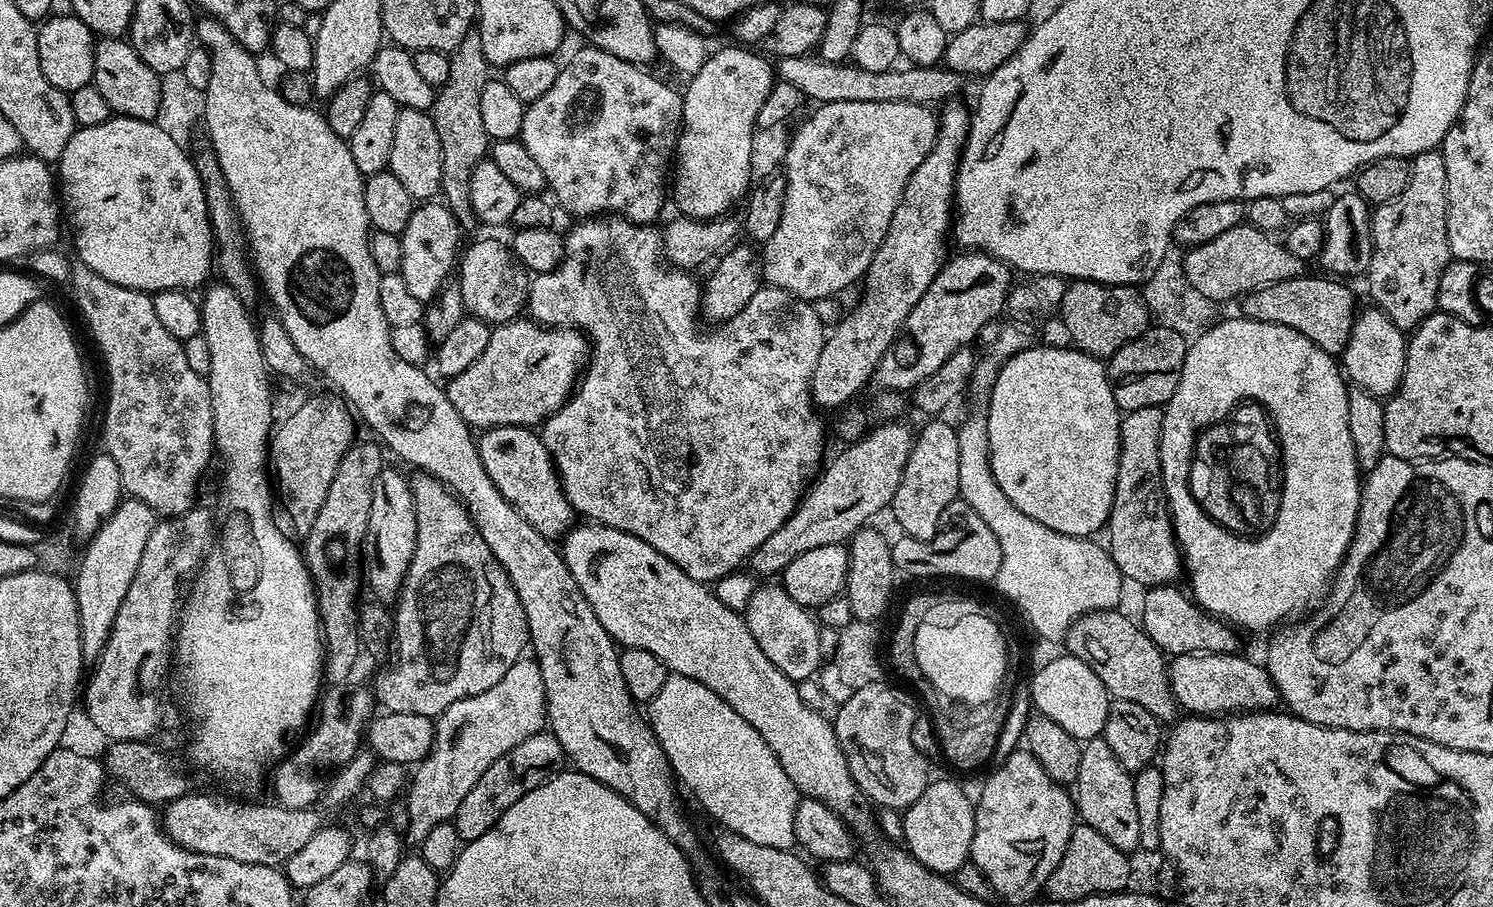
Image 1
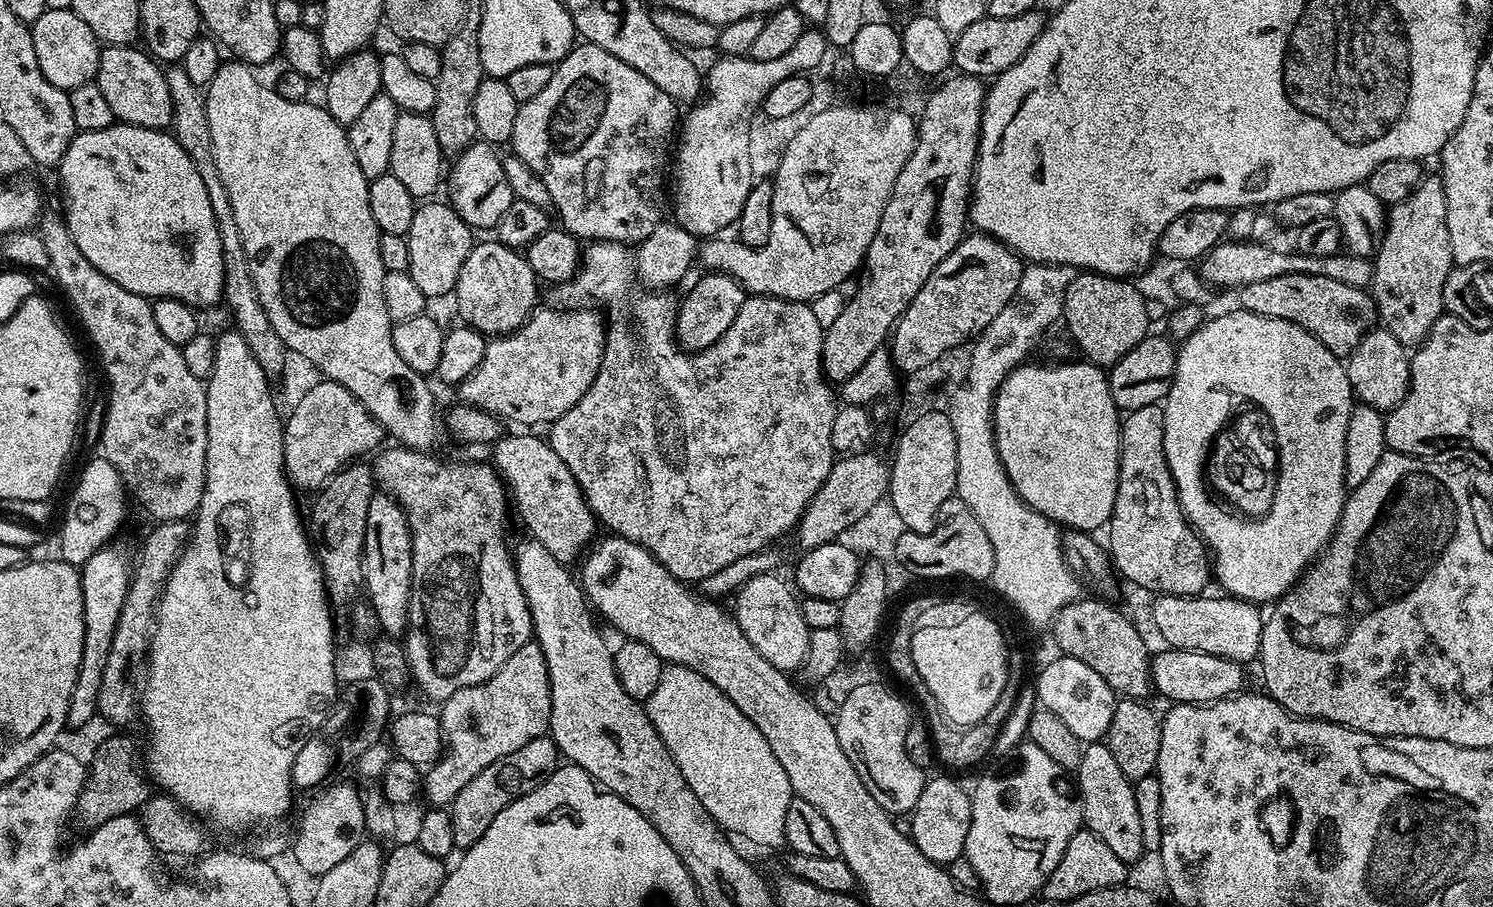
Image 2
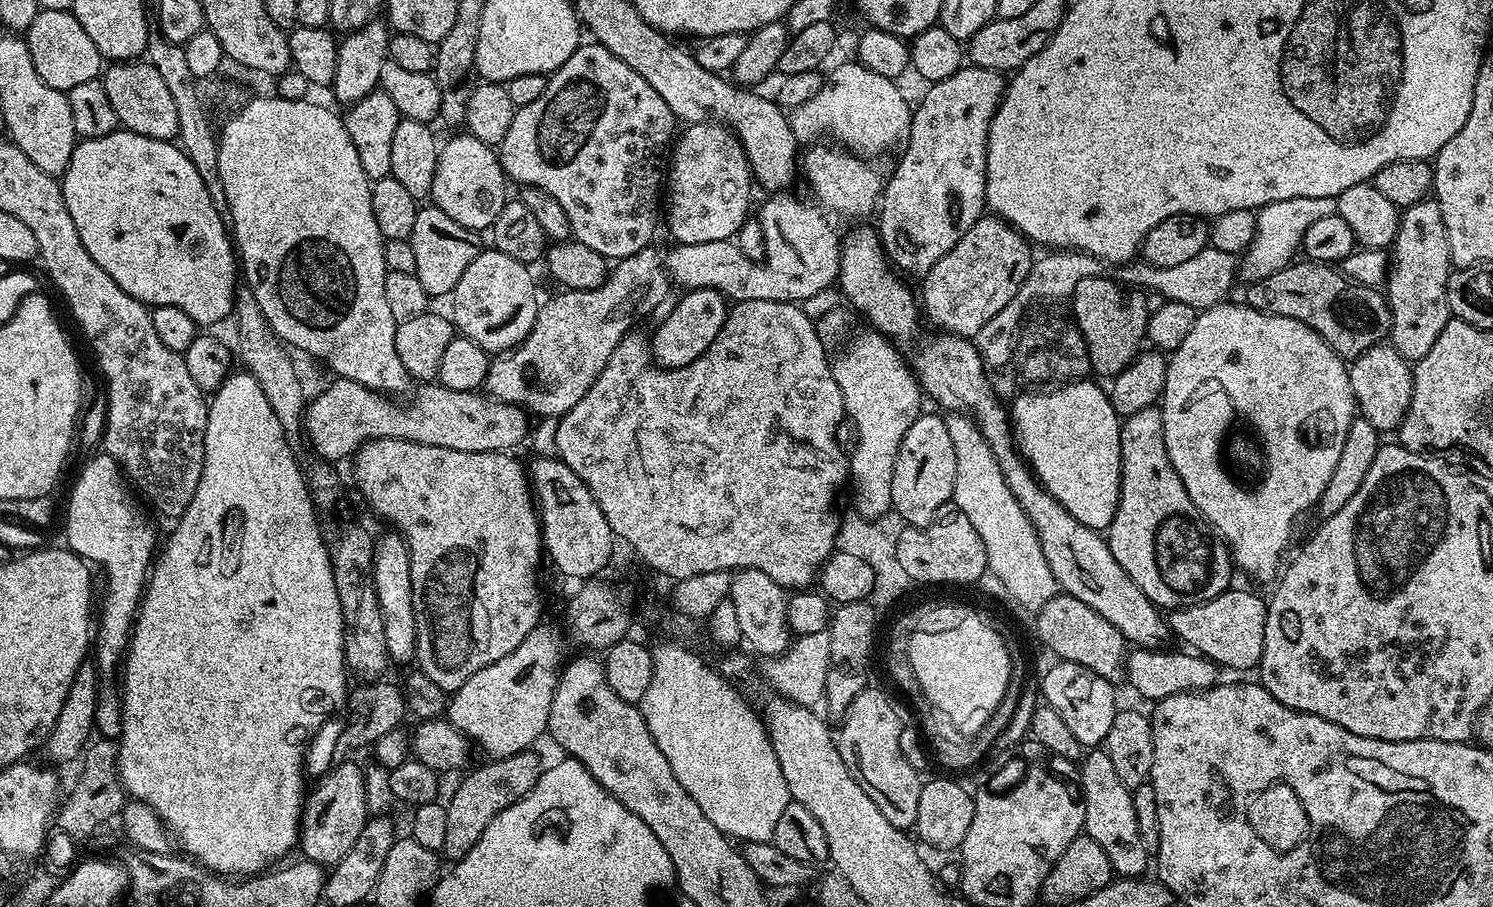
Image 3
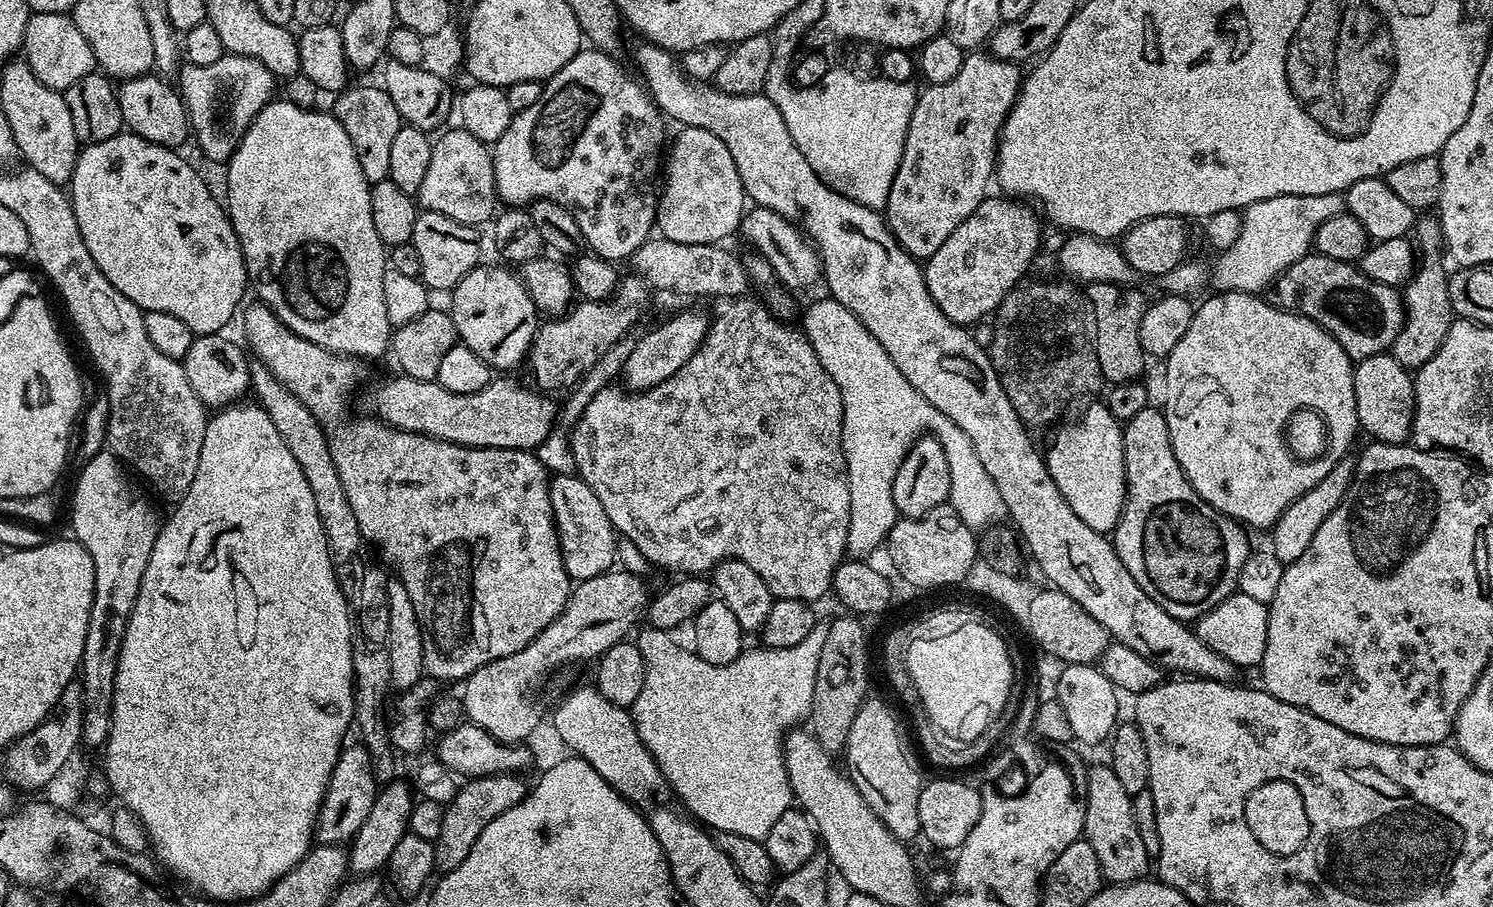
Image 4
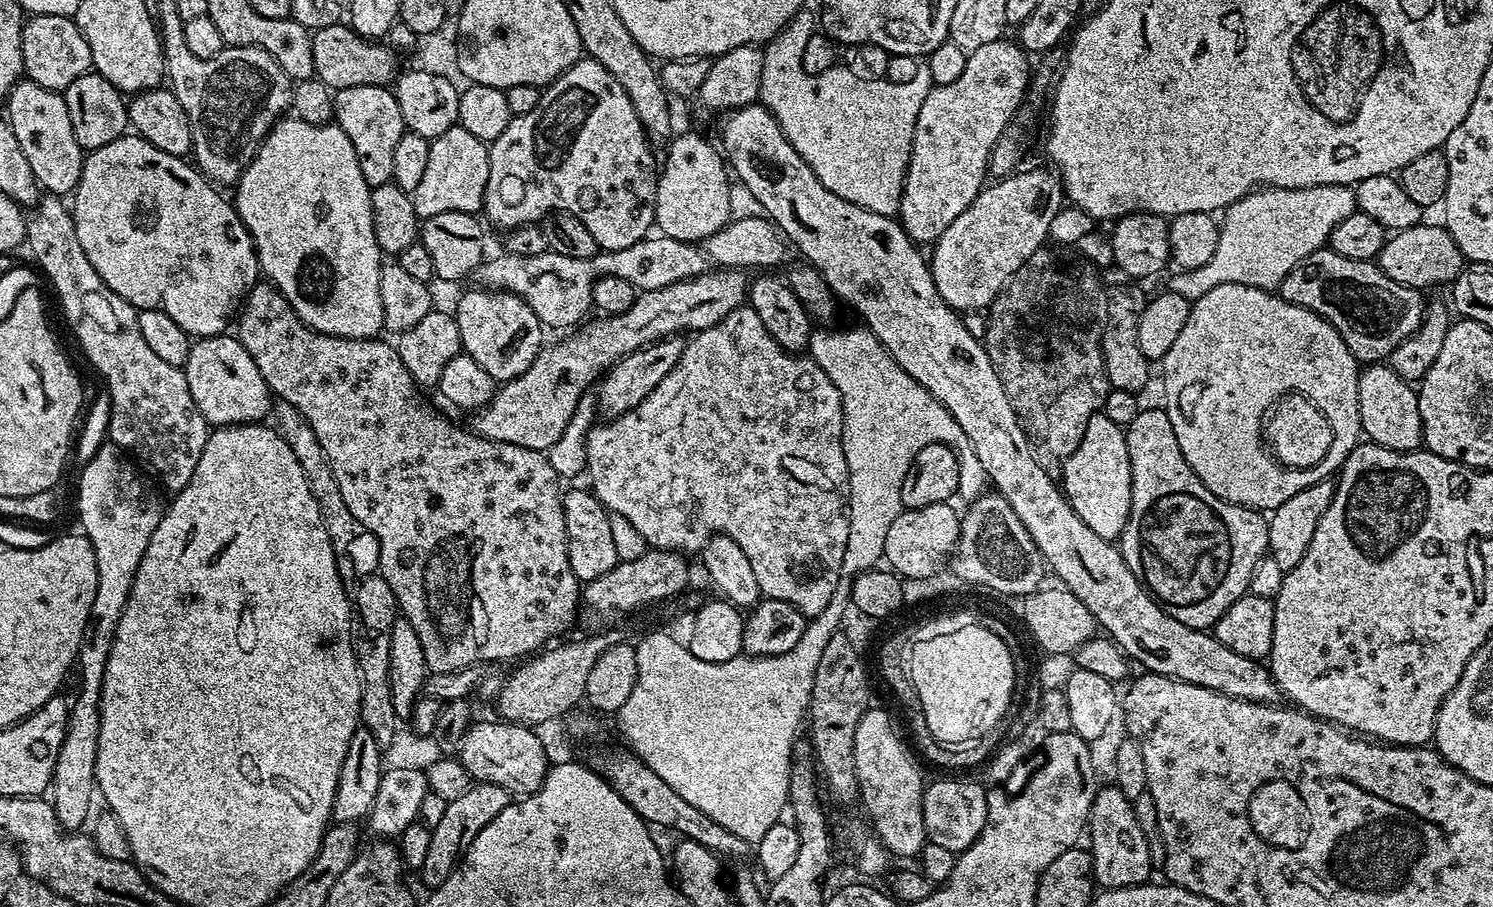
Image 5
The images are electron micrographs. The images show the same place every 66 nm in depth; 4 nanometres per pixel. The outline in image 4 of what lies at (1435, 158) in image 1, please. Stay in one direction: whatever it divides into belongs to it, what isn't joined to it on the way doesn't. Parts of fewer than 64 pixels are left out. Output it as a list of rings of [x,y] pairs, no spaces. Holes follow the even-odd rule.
[[[1432,214],[1421,215],[1414,225],[1414,240],[1419,251],[1425,252],[1425,256],[1422,256],[1408,283],[1403,285],[1404,325],[1390,349],[1390,355],[1409,370],[1421,368],[1423,364],[1430,362],[1430,358],[1434,358],[1434,354],[1438,354],[1438,346],[1442,346],[1454,319],[1448,289],[1449,273],[1444,272],[1440,256],[1436,253],[1442,248],[1439,219]]]

